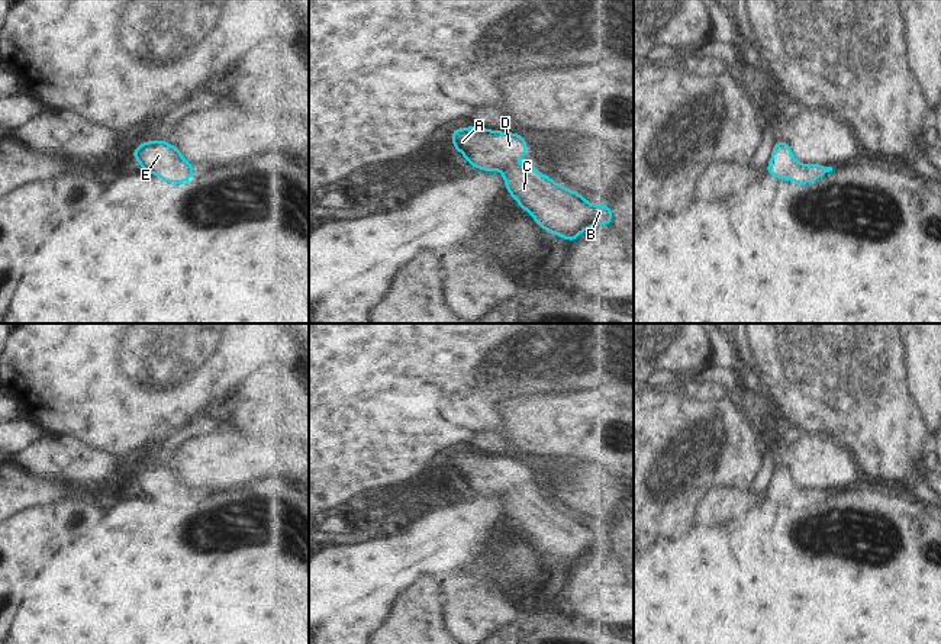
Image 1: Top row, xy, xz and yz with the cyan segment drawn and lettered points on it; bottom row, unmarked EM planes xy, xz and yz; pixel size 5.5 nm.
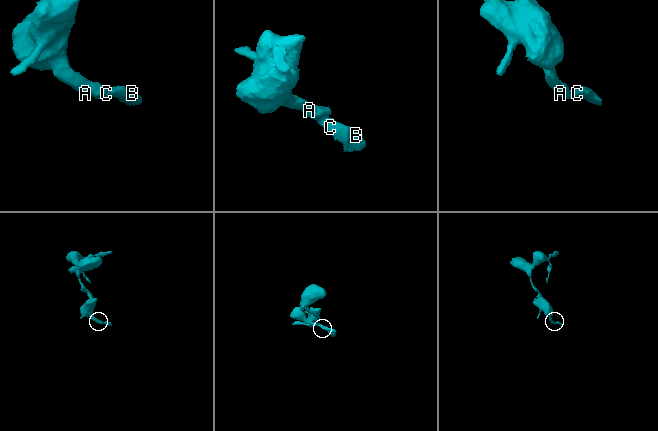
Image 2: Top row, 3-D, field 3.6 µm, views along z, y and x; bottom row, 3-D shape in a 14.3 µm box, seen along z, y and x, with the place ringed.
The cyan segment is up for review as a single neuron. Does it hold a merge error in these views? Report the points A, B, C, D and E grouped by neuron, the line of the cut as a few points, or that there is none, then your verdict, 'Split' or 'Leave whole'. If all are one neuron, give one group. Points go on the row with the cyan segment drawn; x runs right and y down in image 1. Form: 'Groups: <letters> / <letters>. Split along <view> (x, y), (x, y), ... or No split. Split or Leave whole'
Groups: A B C D E. No split. Leave whole

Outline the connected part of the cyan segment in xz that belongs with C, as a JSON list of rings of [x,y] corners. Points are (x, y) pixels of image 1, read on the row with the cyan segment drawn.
[[[474,125],[454,129],[451,139],[470,165],[502,171],[509,196],[532,215],[538,228],[573,242],[592,226],[612,225],[610,205],[592,205],[580,193],[535,171],[532,164],[519,165],[516,160],[528,152],[522,135]]]

